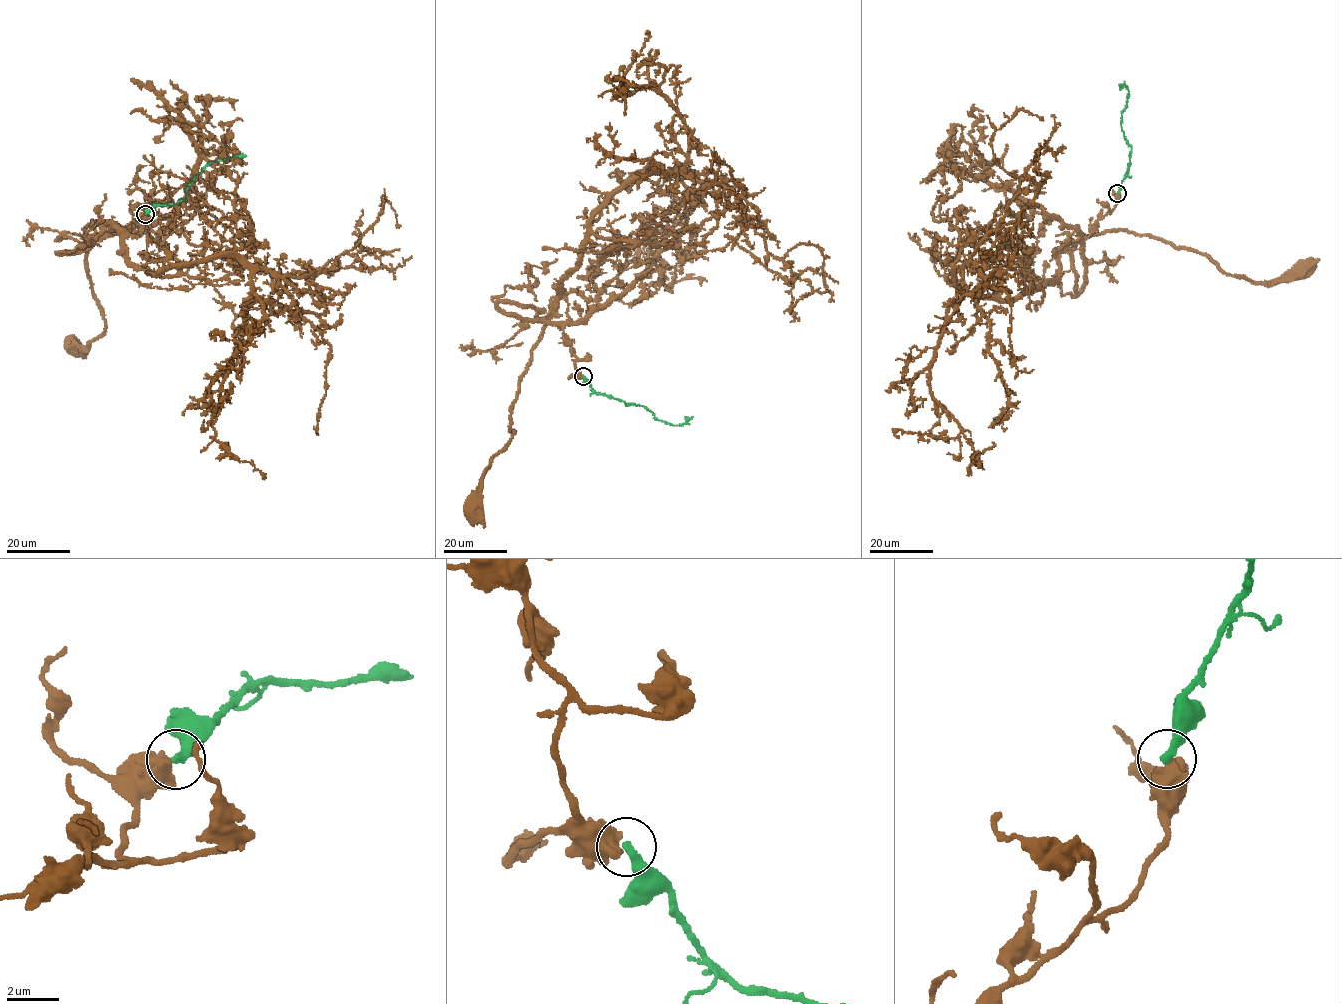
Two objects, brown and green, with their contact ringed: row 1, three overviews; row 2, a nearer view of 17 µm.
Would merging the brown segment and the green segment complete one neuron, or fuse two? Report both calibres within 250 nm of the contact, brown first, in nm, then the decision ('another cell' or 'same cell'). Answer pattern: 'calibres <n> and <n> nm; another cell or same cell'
calibres 700 and 360 nm; another cell

